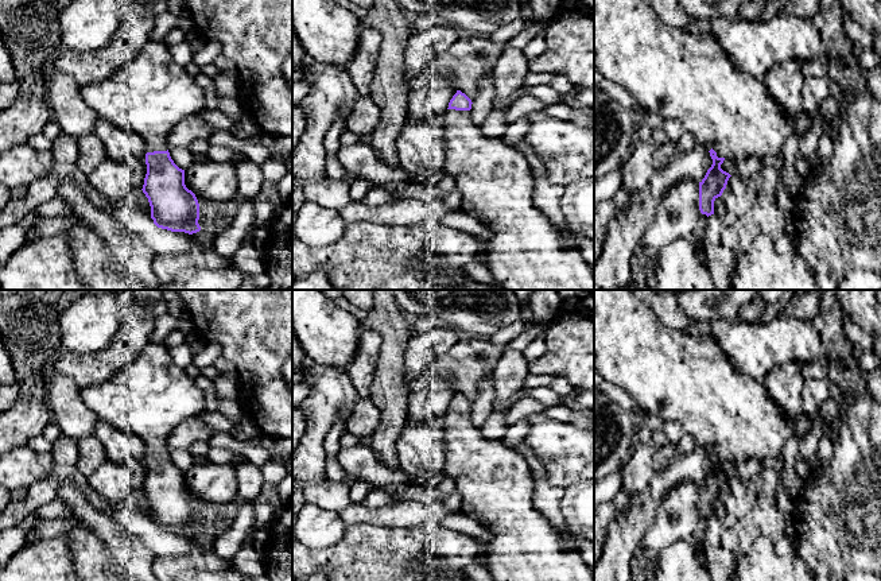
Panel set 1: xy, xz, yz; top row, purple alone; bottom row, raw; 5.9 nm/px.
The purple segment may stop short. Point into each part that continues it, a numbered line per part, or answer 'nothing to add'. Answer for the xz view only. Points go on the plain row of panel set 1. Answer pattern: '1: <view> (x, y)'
1: xz (495, 481)

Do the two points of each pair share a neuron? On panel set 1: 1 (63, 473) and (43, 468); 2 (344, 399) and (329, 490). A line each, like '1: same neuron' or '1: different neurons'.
1: different neurons
2: different neurons

